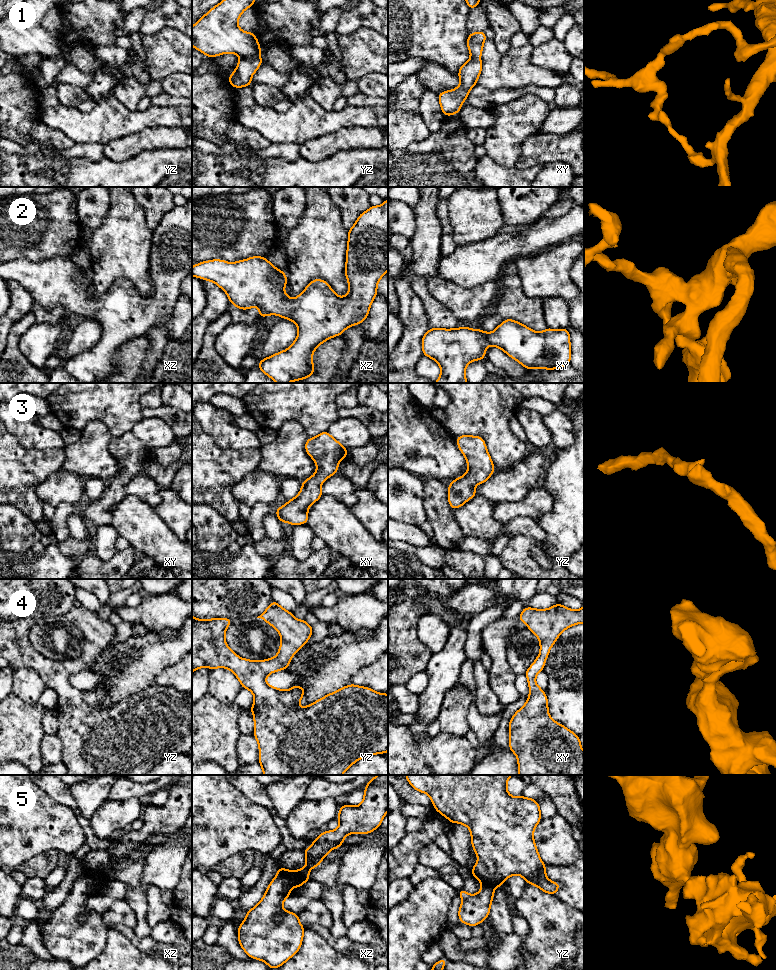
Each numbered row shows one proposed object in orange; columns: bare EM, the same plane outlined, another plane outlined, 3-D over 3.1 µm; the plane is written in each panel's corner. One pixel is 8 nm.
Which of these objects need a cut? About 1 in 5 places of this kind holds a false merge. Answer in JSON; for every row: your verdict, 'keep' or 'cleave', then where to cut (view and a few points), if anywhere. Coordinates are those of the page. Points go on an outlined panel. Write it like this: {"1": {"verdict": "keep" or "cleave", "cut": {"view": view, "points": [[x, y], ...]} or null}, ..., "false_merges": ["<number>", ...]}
{"1": {"verdict": "cleave", "cut": {"view": "yz", "points": [[259, 54], [253, 57], [241, 58]]}}, "2": {"verdict": "keep", "cut": null}, "3": {"verdict": "keep", "cut": null}, "4": {"verdict": "keep", "cut": null}, "5": {"verdict": "cleave", "cut": {"view": "xz", "points": [[297, 870], [303, 882]]}}, "false_merges": ["1", "5"]}

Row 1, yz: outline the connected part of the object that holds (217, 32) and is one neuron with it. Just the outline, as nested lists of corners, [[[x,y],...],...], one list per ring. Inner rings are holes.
[[[223,0],[210,9],[192,26],[192,46],[207,57],[216,57],[224,53],[234,53],[241,58],[260,55],[261,47],[252,32],[244,32],[238,27],[238,20],[245,9],[254,6],[255,0]]]

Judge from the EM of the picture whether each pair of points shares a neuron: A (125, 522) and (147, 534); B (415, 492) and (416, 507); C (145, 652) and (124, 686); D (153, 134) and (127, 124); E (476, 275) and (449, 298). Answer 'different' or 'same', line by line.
A: same
B: same
C: same
D: different
E: different

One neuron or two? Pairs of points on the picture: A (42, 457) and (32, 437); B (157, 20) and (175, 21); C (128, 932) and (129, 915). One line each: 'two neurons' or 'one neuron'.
A: two neurons
B: one neuron
C: two neurons

